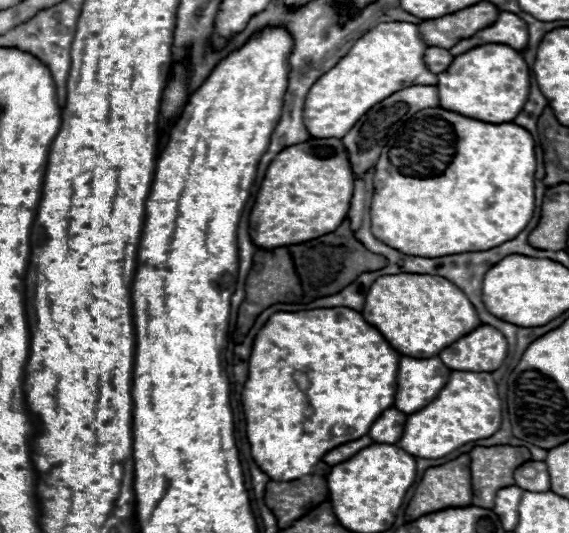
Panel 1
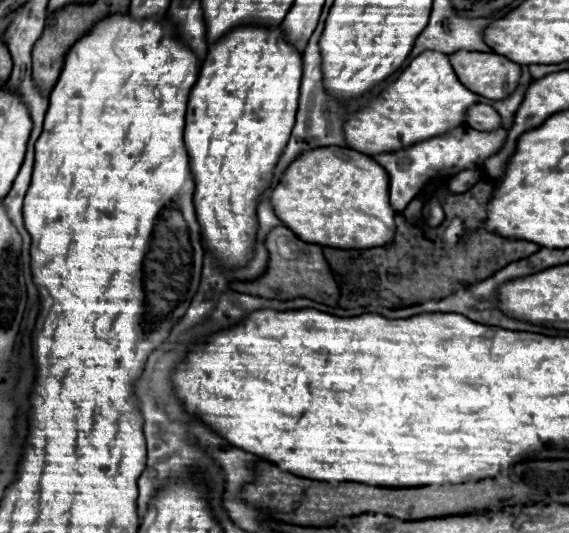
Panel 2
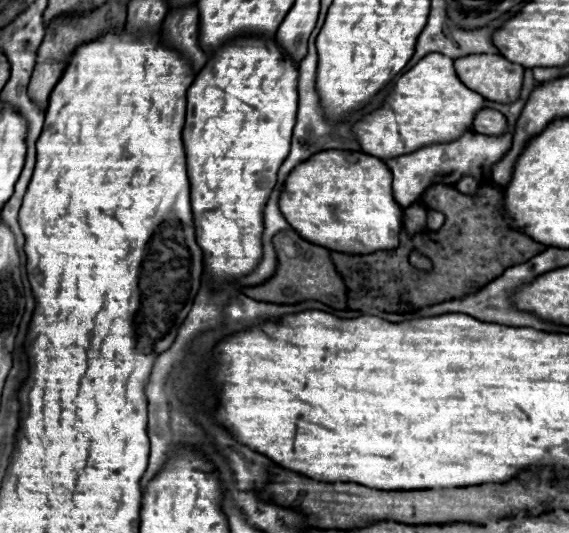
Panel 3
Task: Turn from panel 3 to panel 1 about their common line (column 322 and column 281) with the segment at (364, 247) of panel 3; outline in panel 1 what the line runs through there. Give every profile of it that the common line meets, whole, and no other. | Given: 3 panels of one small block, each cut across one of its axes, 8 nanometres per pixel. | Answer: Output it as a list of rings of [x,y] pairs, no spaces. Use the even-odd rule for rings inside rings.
[[[310,138],[300,146],[290,146],[284,154],[278,154],[268,166],[266,176],[256,194],[256,202],[250,212],[250,238],[258,248],[272,250],[272,246],[290,246],[292,242],[306,242],[308,238],[318,238],[336,230],[348,214],[352,198],[352,170],[338,138]]]

